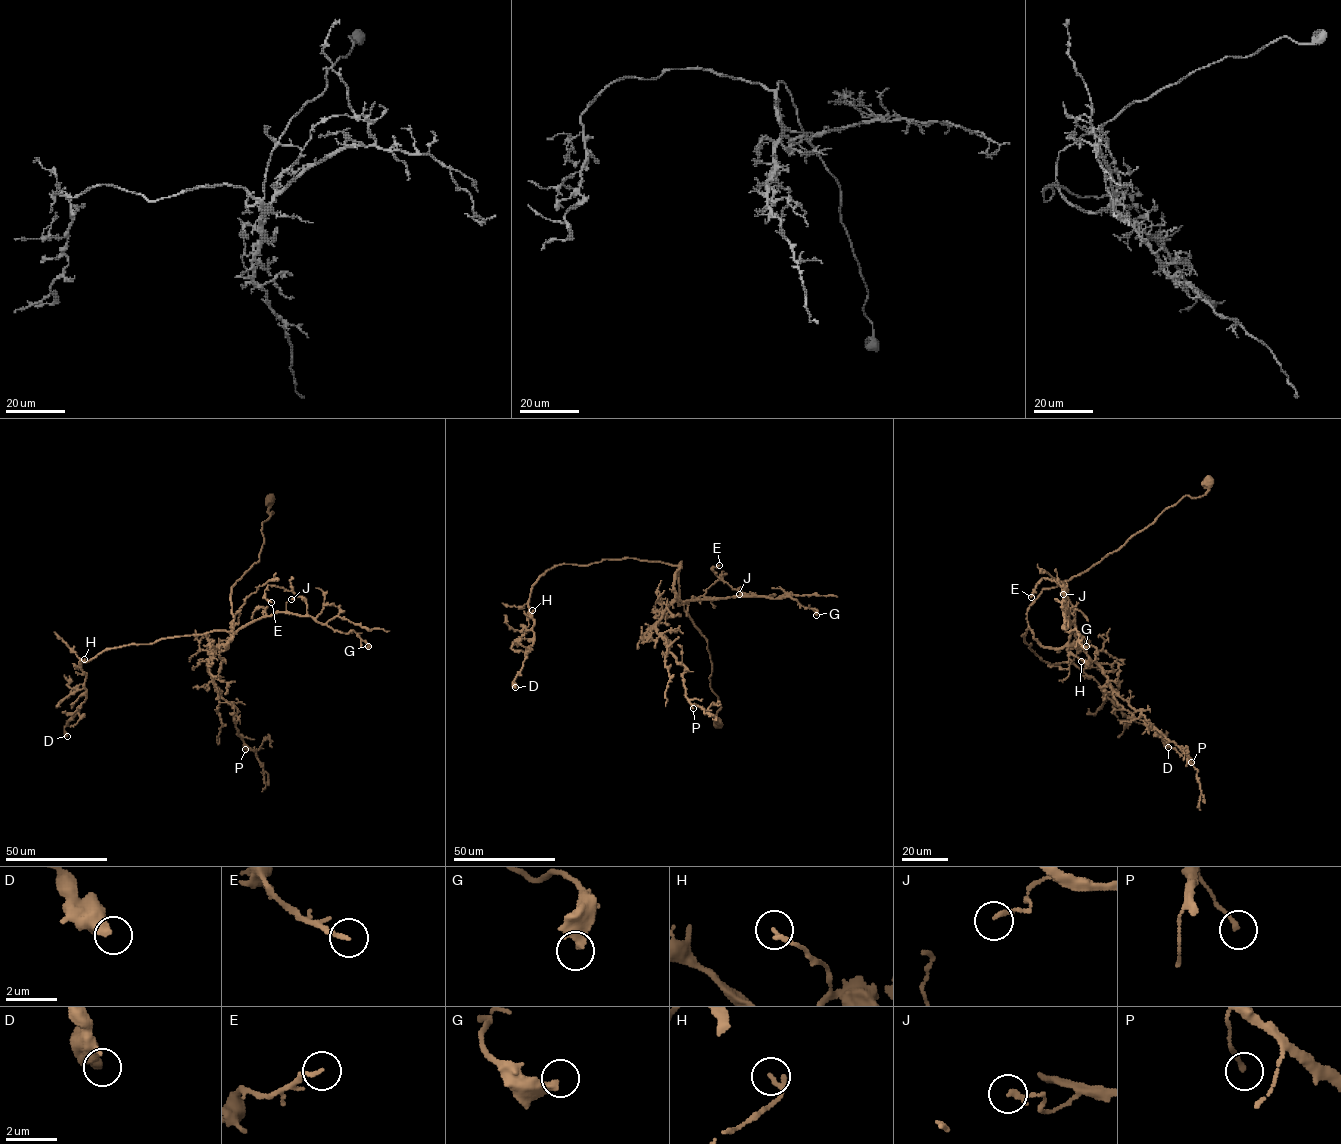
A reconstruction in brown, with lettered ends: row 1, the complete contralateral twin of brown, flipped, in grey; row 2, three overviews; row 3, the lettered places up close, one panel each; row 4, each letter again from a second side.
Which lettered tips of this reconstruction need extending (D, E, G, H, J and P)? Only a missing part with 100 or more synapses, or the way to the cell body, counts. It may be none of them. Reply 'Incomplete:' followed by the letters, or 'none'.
Incomplete: none

